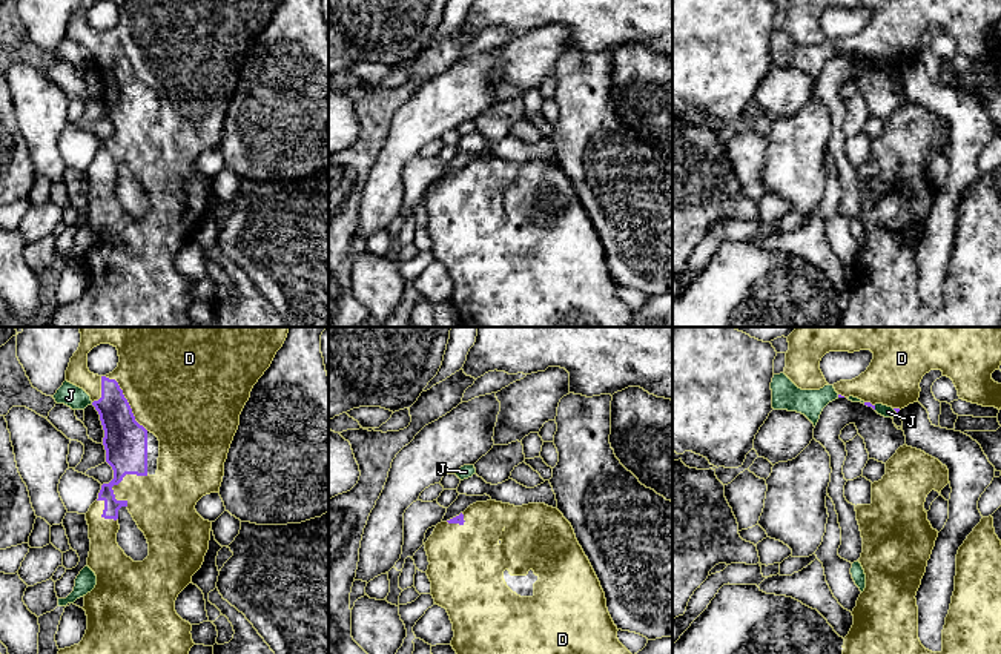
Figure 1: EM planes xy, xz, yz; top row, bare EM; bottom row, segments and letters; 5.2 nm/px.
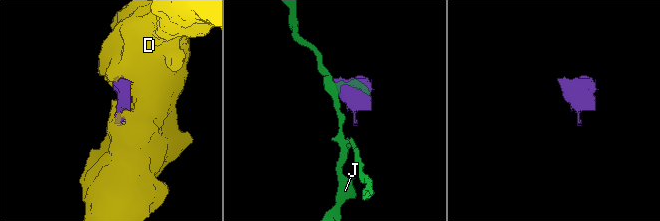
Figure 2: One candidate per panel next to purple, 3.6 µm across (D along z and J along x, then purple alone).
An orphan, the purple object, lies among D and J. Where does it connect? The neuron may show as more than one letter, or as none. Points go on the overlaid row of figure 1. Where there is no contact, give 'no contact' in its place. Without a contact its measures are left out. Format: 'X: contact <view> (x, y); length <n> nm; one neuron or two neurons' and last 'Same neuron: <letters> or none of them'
D: contact xy (125, 475); length 220 nm; one neuron
J: contact yz (895, 410); length 40 nm; two neurons
Same neuron: D

